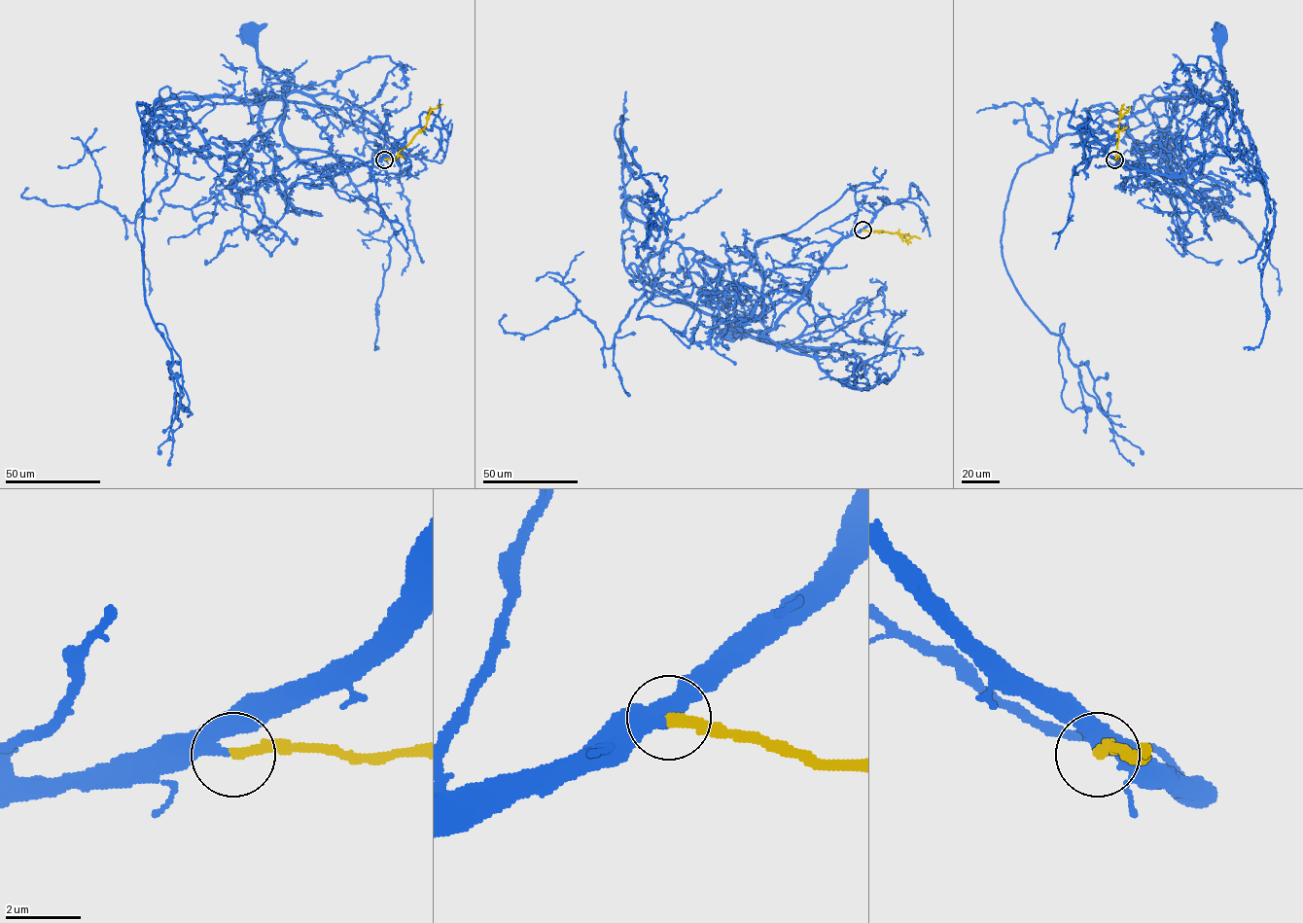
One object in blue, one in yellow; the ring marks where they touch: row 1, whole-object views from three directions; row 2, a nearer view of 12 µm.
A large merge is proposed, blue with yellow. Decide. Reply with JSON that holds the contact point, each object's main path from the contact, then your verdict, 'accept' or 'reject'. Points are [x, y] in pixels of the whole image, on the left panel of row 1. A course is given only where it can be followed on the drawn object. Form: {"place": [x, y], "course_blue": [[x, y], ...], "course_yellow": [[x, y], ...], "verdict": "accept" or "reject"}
{"place": [384, 159], "course_blue": [[384, 159], [333, 176], [300, 161], [281, 129], [284, 97], [295, 87], [260, 61], [251, 33]], "course_yellow": [[384, 159], [394, 159], [426, 124], [430, 111], [442, 104]], "verdict": "accept"}

